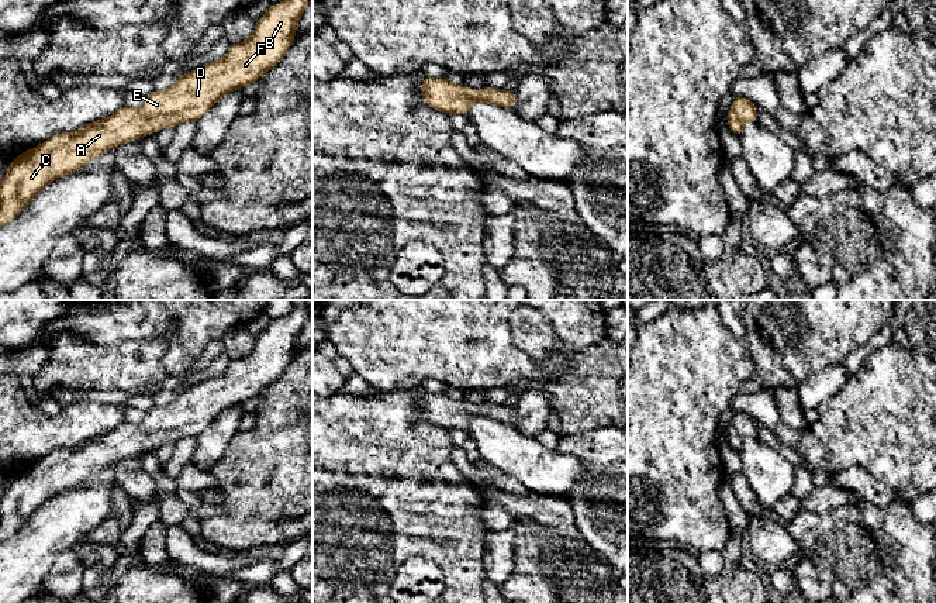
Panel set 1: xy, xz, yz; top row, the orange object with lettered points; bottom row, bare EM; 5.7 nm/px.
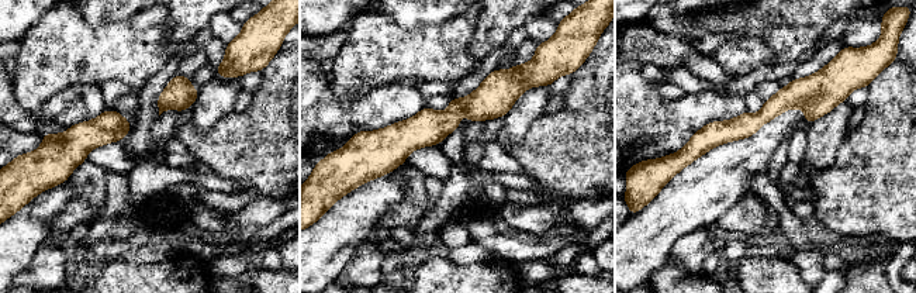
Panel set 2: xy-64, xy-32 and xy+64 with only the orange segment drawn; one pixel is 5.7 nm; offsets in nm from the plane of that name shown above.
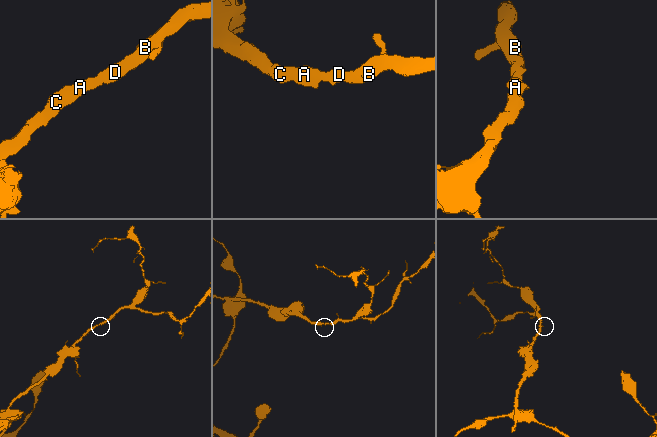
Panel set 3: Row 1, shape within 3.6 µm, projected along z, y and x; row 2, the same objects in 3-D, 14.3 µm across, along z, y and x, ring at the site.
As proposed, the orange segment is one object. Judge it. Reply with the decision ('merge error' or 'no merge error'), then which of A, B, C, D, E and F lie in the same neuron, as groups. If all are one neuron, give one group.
no merge error; A B C D E F

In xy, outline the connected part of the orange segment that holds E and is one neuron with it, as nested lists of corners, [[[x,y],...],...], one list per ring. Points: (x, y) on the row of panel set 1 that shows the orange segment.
[[[307,3],[272,4],[251,38],[232,44],[222,59],[180,76],[166,90],[152,92],[139,110],[124,106],[107,118],[24,151],[10,162],[0,183],[0,227],[17,218],[52,180],[79,170],[115,145],[159,132],[163,125],[198,121],[224,94],[260,79],[293,45]]]

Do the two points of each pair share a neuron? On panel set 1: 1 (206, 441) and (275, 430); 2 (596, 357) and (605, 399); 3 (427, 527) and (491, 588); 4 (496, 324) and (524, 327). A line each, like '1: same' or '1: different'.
1: different
2: same
3: different
4: different

